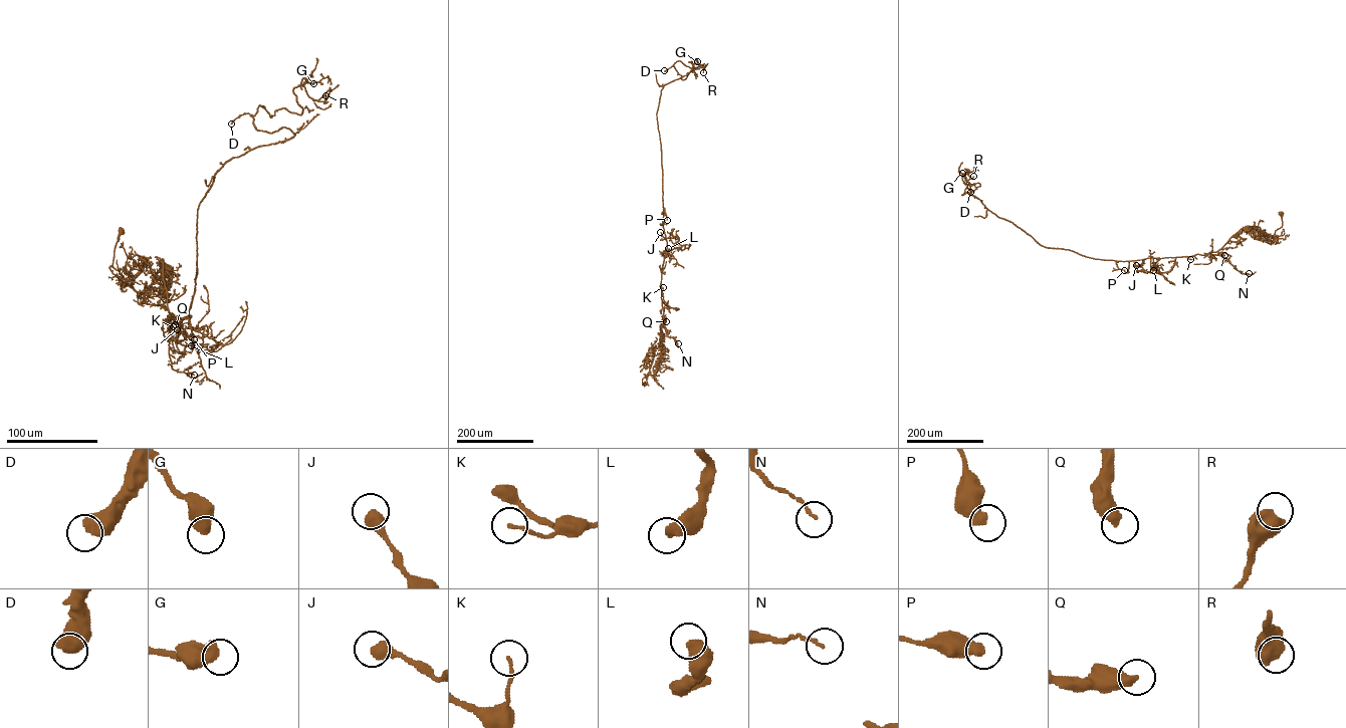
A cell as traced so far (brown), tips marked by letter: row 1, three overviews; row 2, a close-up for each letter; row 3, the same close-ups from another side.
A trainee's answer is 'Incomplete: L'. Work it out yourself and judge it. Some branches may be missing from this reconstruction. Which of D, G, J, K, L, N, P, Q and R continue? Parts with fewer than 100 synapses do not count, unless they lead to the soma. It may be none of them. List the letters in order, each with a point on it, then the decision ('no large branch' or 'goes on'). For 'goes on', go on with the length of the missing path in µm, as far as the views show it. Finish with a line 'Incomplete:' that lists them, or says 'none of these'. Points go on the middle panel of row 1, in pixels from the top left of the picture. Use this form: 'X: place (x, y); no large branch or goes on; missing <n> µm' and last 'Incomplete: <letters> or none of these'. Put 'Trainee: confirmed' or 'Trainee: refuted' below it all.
D: place (664, 70); no large branch
G: place (697, 61); no large branch
J: place (660, 232); no large branch
K: place (663, 287); no large branch
L: place (668, 248); goes on; missing 25 µm
N: place (678, 343); no large branch
P: place (667, 220); no large branch
Q: place (666, 321); no large branch
R: place (703, 72); no large branch
Incomplete: L
Trainee: confirmed

